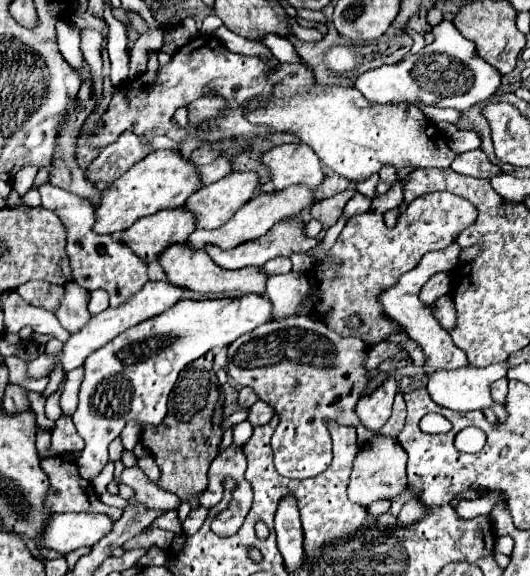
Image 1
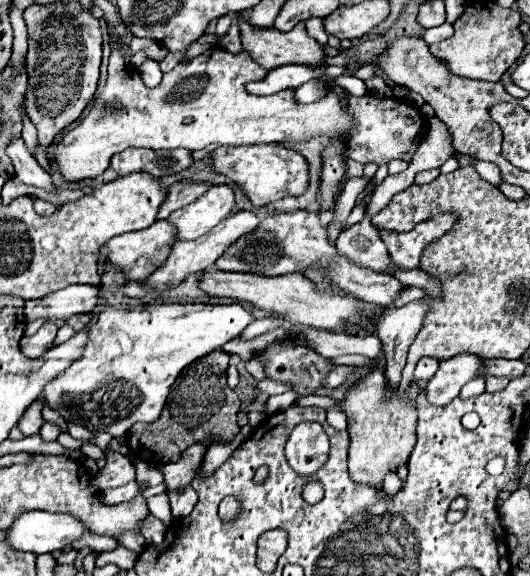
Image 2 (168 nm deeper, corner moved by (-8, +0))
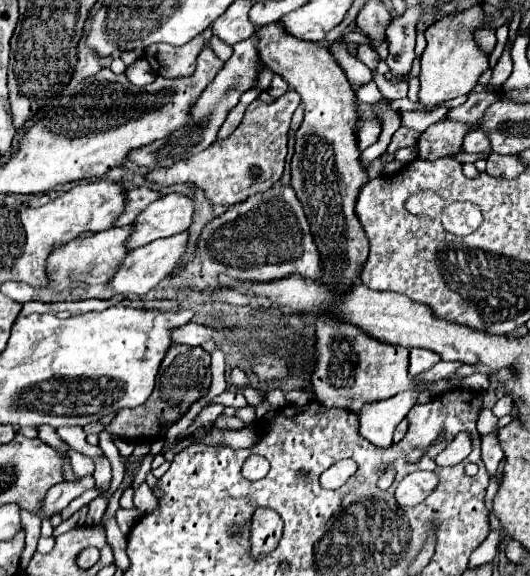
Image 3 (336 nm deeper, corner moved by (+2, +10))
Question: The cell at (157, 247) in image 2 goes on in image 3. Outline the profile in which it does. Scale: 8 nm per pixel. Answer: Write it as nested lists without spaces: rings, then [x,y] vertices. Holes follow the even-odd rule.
[[[133,224],[117,226],[117,228],[103,230],[103,232],[95,232],[89,238],[75,238],[67,246],[57,248],[53,254],[49,254],[49,264],[47,264],[51,288],[55,292],[61,292],[61,290],[69,288],[71,282],[83,282],[83,284],[111,282],[111,278],[115,276],[123,258],[129,254],[129,248],[125,246],[125,242],[133,234],[133,230],[135,230]]]

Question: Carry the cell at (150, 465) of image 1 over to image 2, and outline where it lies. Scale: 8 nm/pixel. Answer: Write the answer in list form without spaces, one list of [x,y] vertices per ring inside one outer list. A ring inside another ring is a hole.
[[[203,440],[203,444],[195,444],[195,446],[187,448],[187,452],[183,452],[183,460],[163,464],[161,472],[165,474],[167,490],[189,486],[191,478],[193,478],[191,474],[195,472],[197,464],[199,464],[199,460],[203,460],[203,456],[205,456],[205,440]]]

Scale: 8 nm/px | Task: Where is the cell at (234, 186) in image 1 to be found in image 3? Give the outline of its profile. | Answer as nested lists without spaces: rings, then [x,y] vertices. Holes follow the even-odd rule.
[[[173,192],[159,198],[149,208],[145,208],[133,222],[135,232],[127,242],[129,250],[145,246],[147,242],[153,242],[157,238],[167,238],[179,234],[181,230],[187,230],[193,222],[193,214],[195,214],[193,196]]]

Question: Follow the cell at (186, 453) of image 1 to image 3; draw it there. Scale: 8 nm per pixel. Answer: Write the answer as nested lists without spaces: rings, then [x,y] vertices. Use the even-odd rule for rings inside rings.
[[[173,344],[169,354],[165,354],[165,362],[161,362],[161,370],[157,374],[157,384],[153,394],[145,404],[133,410],[119,410],[109,426],[100,421],[92,422],[83,427],[86,435],[96,434],[96,430],[109,430],[119,438],[125,438],[131,444],[153,444],[167,424],[177,422],[191,406],[201,398],[201,394],[211,386],[211,356],[201,346]]]

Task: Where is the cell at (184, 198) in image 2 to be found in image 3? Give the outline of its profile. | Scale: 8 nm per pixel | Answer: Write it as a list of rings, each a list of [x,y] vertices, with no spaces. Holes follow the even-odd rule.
[[[145,186],[133,188],[127,194],[127,206],[125,206],[125,210],[123,210],[123,214],[121,214],[121,218],[117,220],[115,226],[119,226],[119,224],[121,226],[133,224],[135,218],[137,218],[137,214],[141,214],[141,210],[145,210],[151,202],[155,202],[159,198],[161,198],[161,194],[155,192],[155,190],[151,190],[151,188],[145,188]]]

